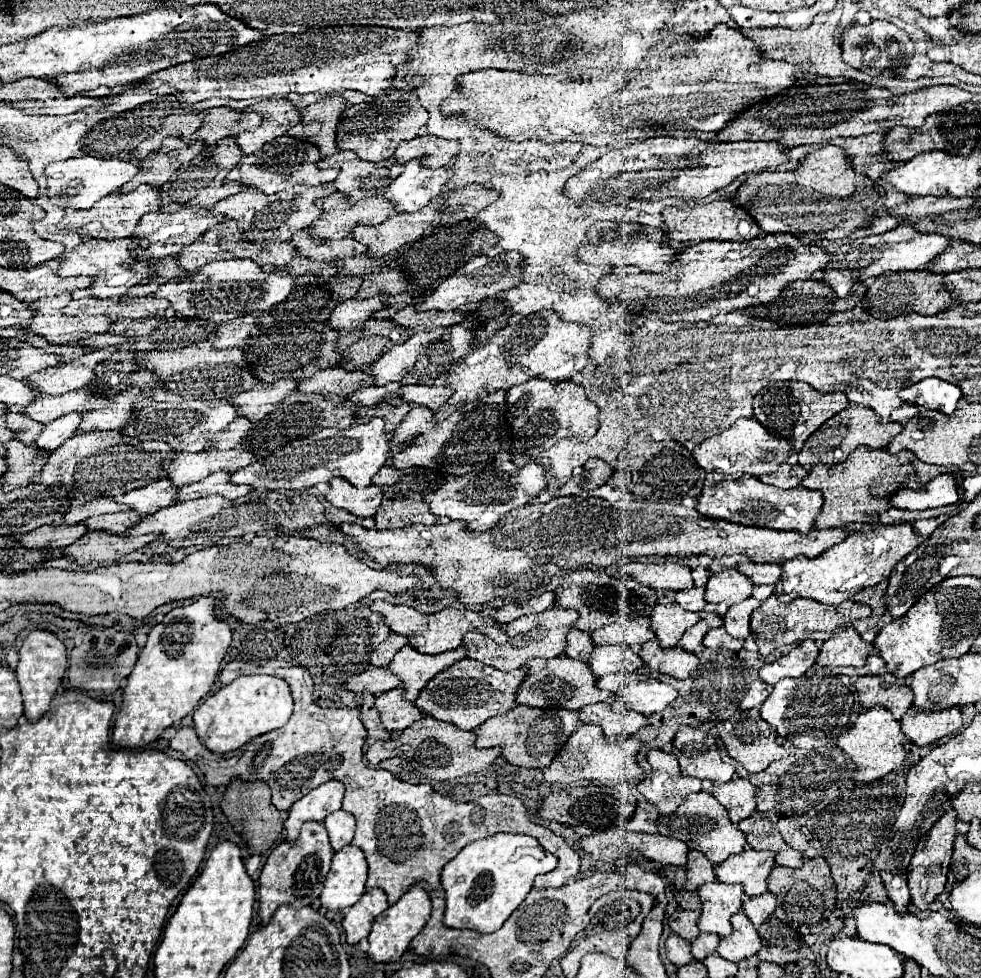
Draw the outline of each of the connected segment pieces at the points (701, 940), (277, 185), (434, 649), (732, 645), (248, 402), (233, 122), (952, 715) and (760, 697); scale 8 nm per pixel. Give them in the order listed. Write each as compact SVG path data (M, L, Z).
M700 933L694 941L692 941L692 957L696 961L704 961L706 955L714 953L716 947L718 947L718 935L706 935L706 933Z
M276 137L274 141L266 143L264 149L258 149L252 155L244 155L240 163L226 175L224 181L238 181L246 187L254 187L262 191L264 195L280 193L292 185L324 185L332 183L336 179L336 169L316 169L316 163L320 161L320 153L314 145L308 145L294 137Z
M378 601L378 603L372 605L372 611L380 615L380 619L390 627L392 633L408 637L408 645L410 647L414 647L420 653L428 653L428 655L436 655L436 653L444 653L444 651L452 651L452 649L460 647L462 645L462 637L468 631L478 631L482 635L488 635L496 643L504 643L506 641L504 627L498 627L492 621L492 617L488 617L488 615L480 615L480 613L468 611L468 609L446 607L440 613L434 613L434 615L420 615L412 607L390 605L390 603Z
M716 627L716 629L710 629L702 641L704 647L712 647L712 649L718 649L718 647L724 647L724 649L730 649L730 651L740 651L744 647L744 641L740 639L734 639L730 637L728 633L724 633L722 627Z
M280 379L274 383L258 383L252 389L230 397L228 403L238 409L240 417L258 423L260 417L272 413L272 409L276 409L276 405L280 405L280 401L294 391L296 391L296 381Z
M216 107L206 111L202 127L192 135L194 139L204 141L204 145L214 145L224 137L236 137L242 131L252 131L260 125L258 113L232 111L226 107Z
M946 709L944 713L908 713L902 719L902 733L918 747L932 745L934 741L952 735L960 729L962 715L960 709Z
M756 679L752 685L750 685L750 689L748 689L748 693L744 695L744 699L740 701L740 709L752 709L752 707L760 707L762 705L762 701L766 701L766 697L768 697L768 693L772 691L772 687L770 685L764 685L764 681L760 681L760 679Z

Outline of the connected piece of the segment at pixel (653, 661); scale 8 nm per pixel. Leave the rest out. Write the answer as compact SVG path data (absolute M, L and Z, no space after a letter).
M656 639L644 643L638 655L650 671L658 671L674 679L686 679L698 667L698 657L694 653L684 653L680 647L660 649Z

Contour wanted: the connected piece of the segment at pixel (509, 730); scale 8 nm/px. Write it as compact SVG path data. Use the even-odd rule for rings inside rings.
M516 705L504 715L496 715L488 721L484 721L480 727L474 729L476 735L476 747L488 749L488 747L500 747L508 763L528 769L544 769L552 763L556 753L562 749L564 741L570 737L572 731L580 727L578 711L566 711L566 709L530 709Z

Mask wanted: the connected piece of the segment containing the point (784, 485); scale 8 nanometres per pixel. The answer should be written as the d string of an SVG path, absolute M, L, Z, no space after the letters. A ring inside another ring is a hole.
M782 463L774 473L770 475L762 475L760 481L762 483L768 483L768 485L774 485L774 487L780 487L780 489L794 489L800 485L800 481L806 477L806 469L802 465L788 465L788 463Z

